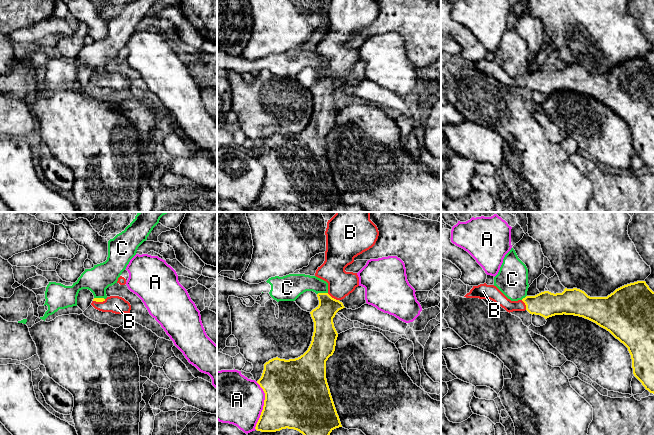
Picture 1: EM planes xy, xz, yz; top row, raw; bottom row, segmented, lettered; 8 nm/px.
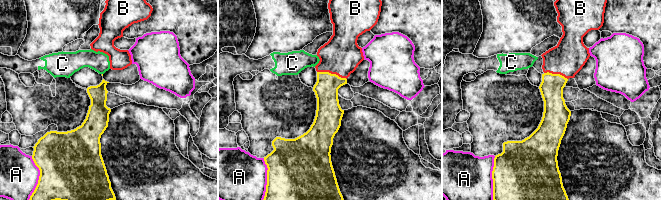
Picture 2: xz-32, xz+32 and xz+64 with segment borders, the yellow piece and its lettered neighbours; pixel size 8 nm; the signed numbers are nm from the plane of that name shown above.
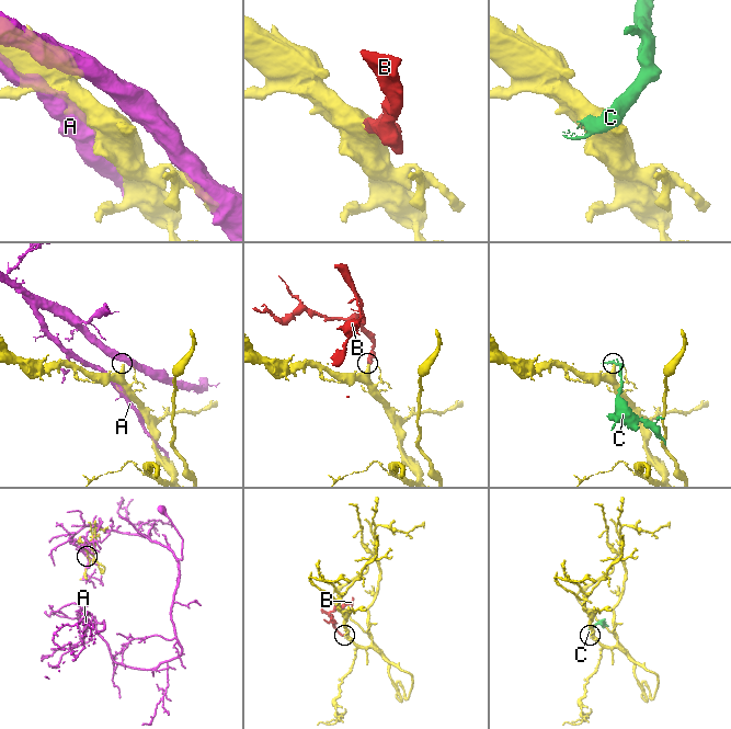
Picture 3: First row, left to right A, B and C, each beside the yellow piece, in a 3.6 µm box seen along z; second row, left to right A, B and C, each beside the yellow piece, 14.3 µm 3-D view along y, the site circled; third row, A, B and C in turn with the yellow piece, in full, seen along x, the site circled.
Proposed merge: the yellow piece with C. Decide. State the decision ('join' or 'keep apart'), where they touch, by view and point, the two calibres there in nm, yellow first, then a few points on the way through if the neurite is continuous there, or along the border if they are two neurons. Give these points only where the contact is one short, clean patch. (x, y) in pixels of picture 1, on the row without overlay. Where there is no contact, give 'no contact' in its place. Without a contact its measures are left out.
keep apart; contact xz (322, 69); calibres 170 and 190 nm; border xz (327, 68), (319, 68), (317, 70)

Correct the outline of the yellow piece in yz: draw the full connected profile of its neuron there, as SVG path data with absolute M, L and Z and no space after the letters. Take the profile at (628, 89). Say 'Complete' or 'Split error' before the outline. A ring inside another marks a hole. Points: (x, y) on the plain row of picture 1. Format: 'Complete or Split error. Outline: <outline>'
Split error. Outline: M637 57L616 65L607 73L590 73L584 67L565 64L562 69L541 68L511 77L496 62L486 59L473 62L466 74L490 75L507 88L525 87L545 95L555 91L574 91L588 95L609 107L623 119L631 131L634 152L646 166L654 170L654 68L645 57Z

